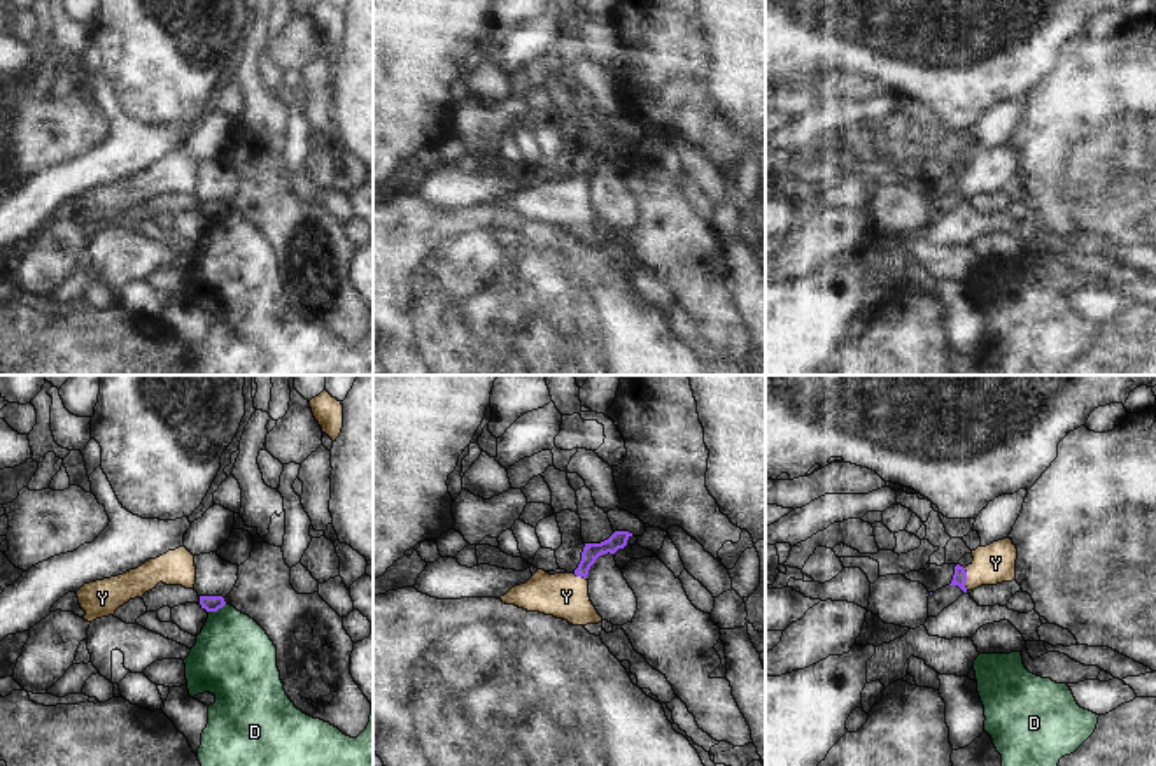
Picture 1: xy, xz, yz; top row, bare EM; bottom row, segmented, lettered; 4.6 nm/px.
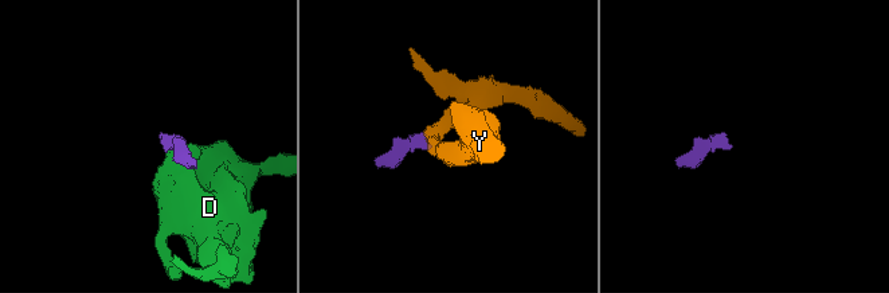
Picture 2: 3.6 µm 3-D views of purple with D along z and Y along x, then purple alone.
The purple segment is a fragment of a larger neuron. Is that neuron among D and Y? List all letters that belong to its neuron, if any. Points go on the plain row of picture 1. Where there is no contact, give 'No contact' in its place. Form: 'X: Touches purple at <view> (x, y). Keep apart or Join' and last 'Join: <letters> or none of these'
D: Touches purple at xy (218, 216). Keep apart
Y: Touches purple at yz (965, 186). Join
Join: Y

